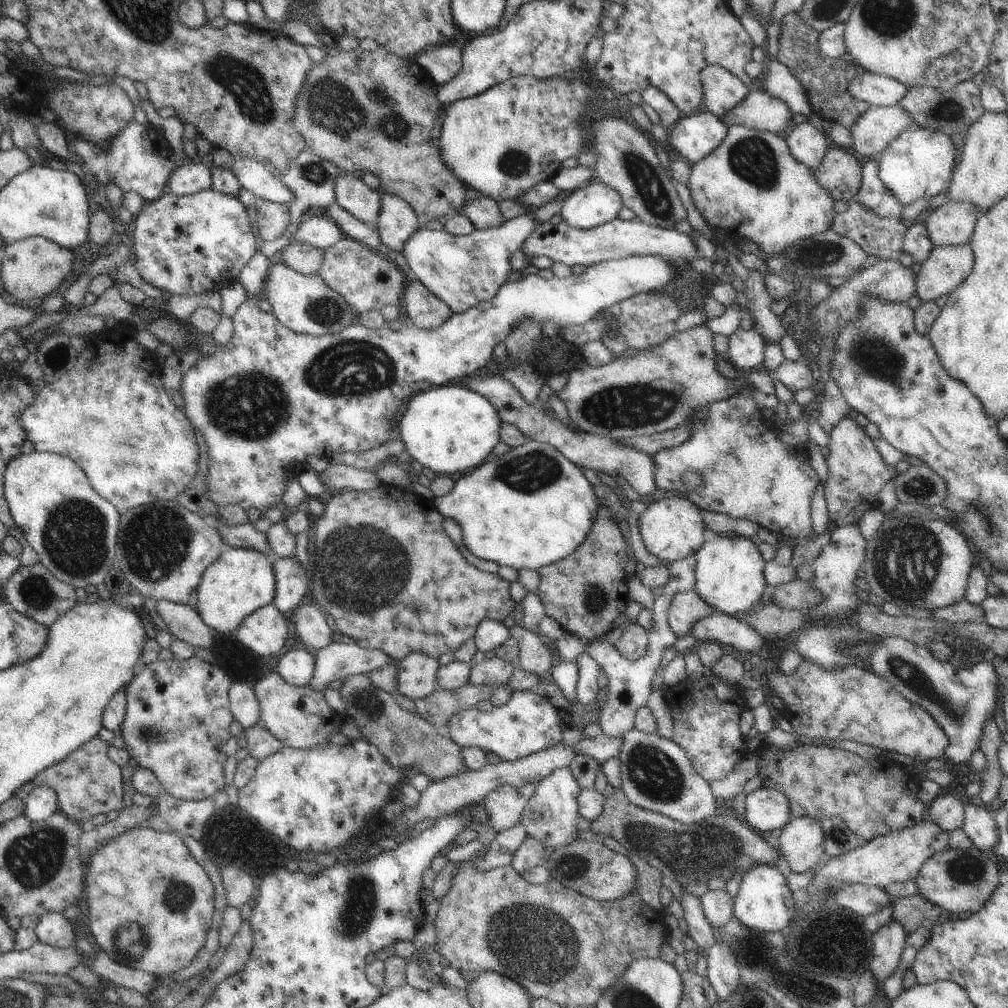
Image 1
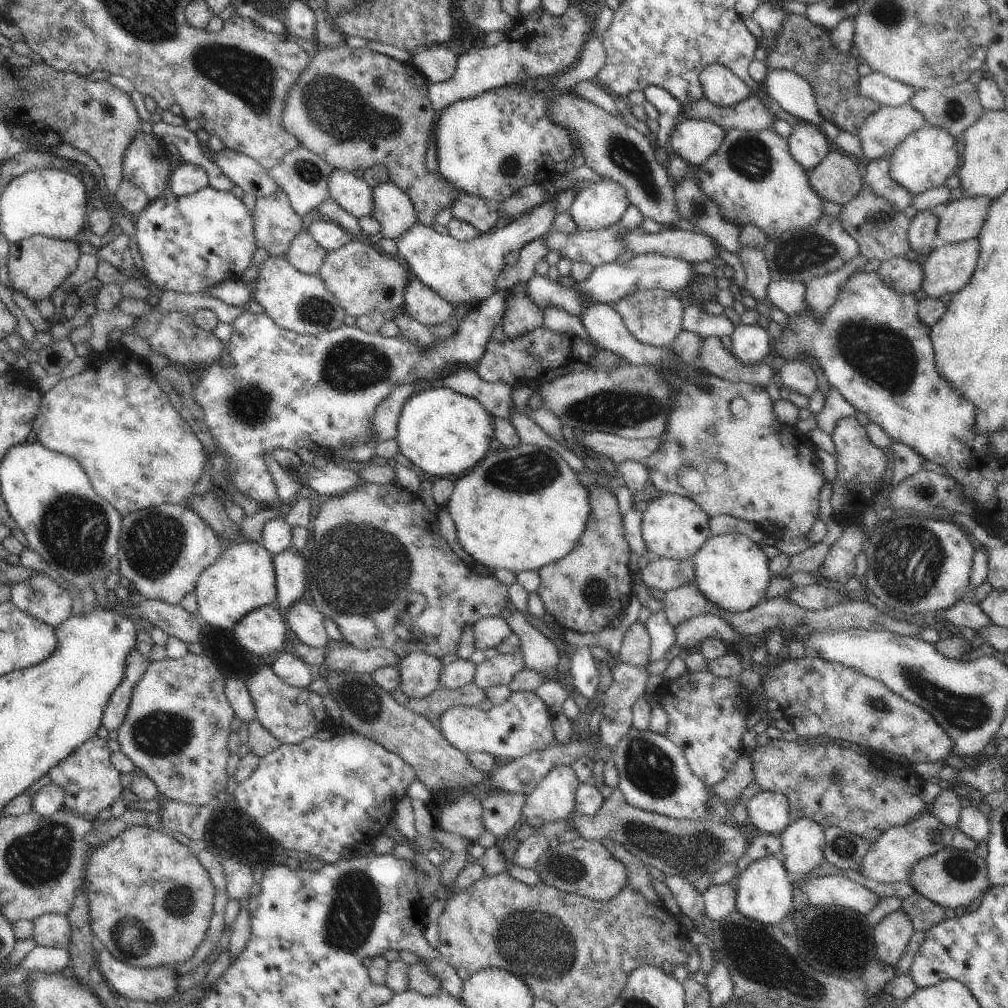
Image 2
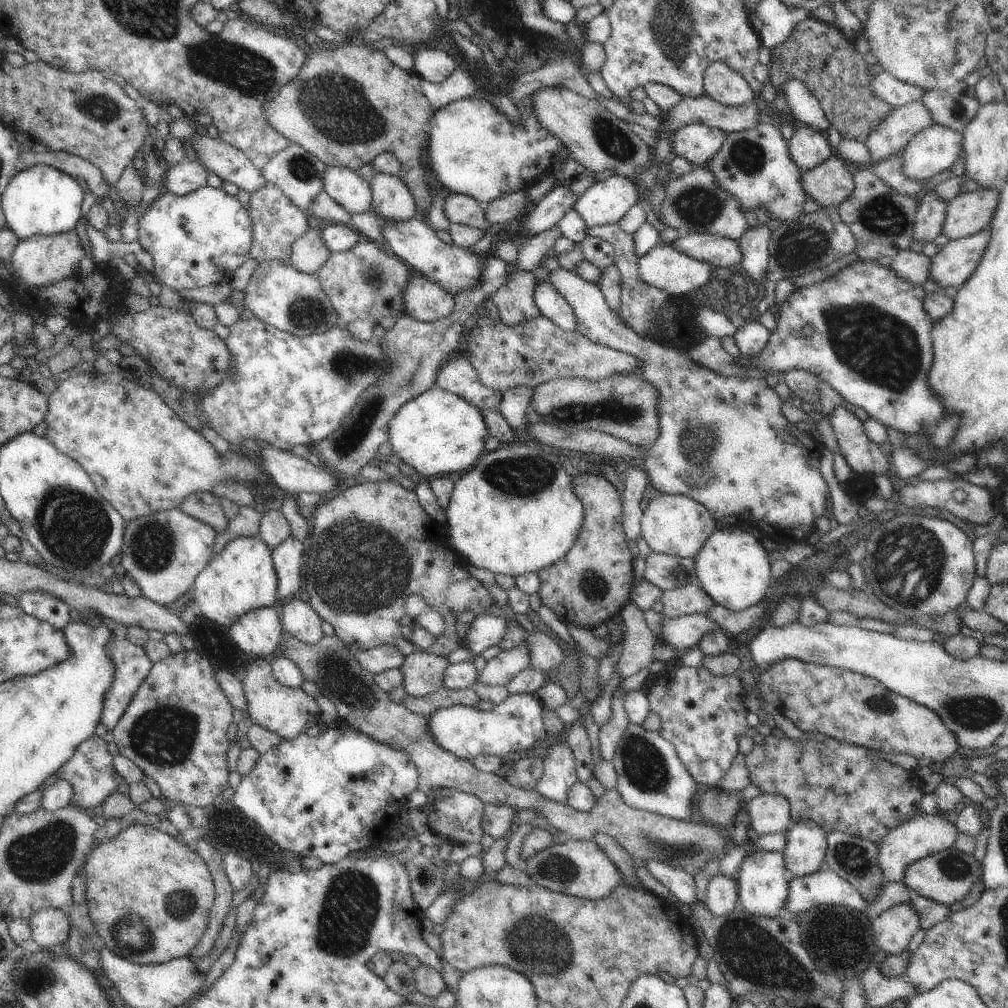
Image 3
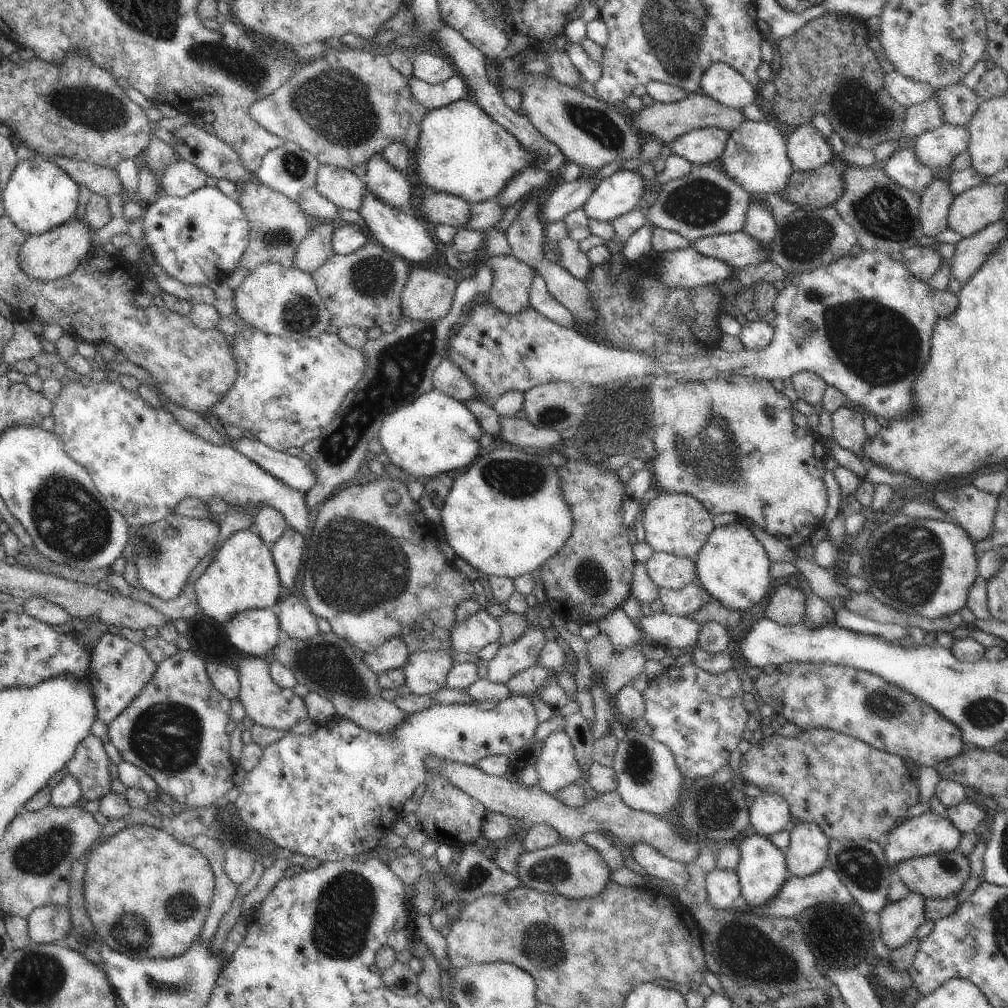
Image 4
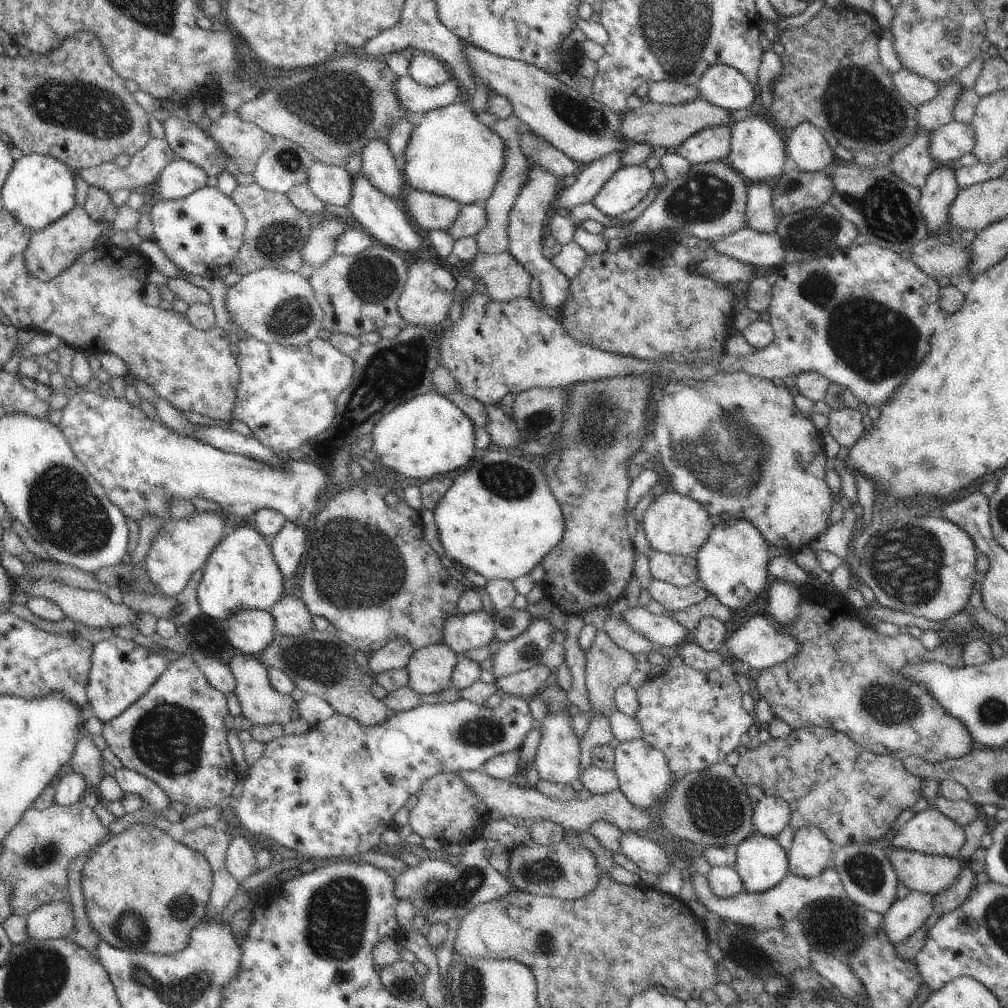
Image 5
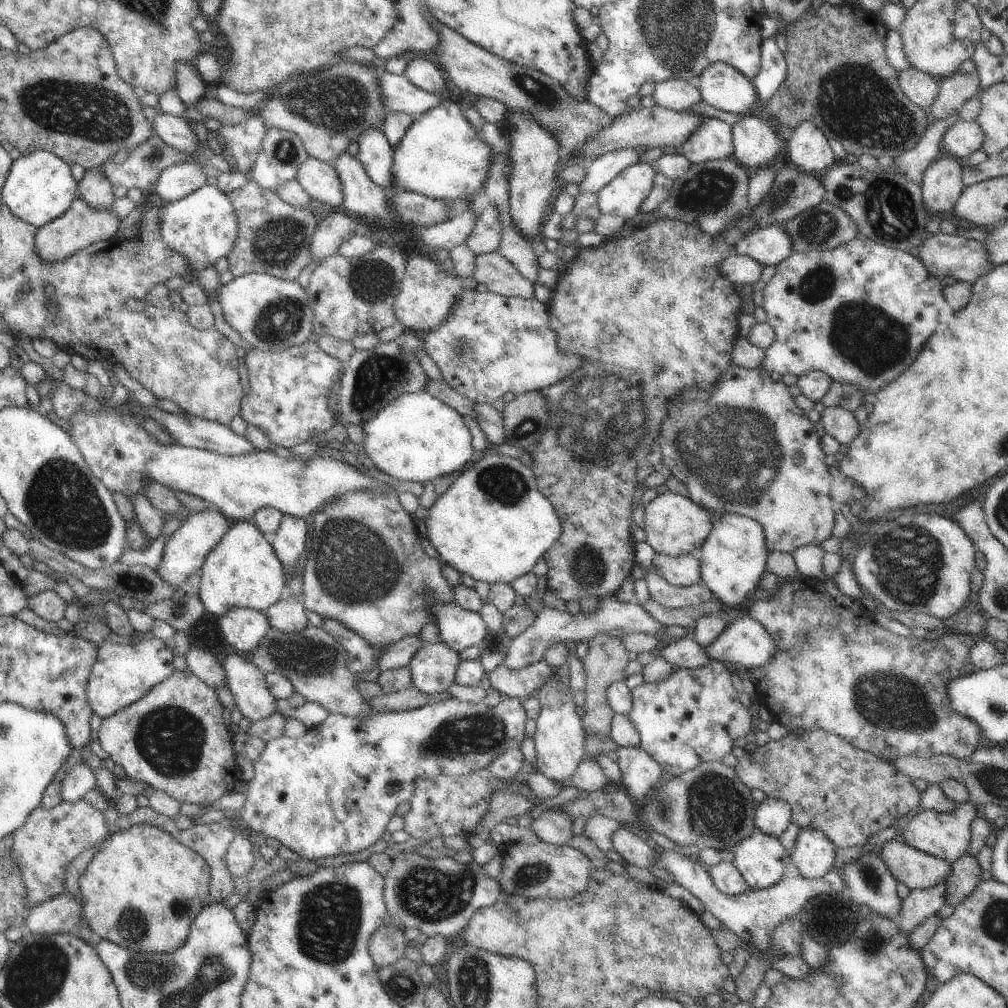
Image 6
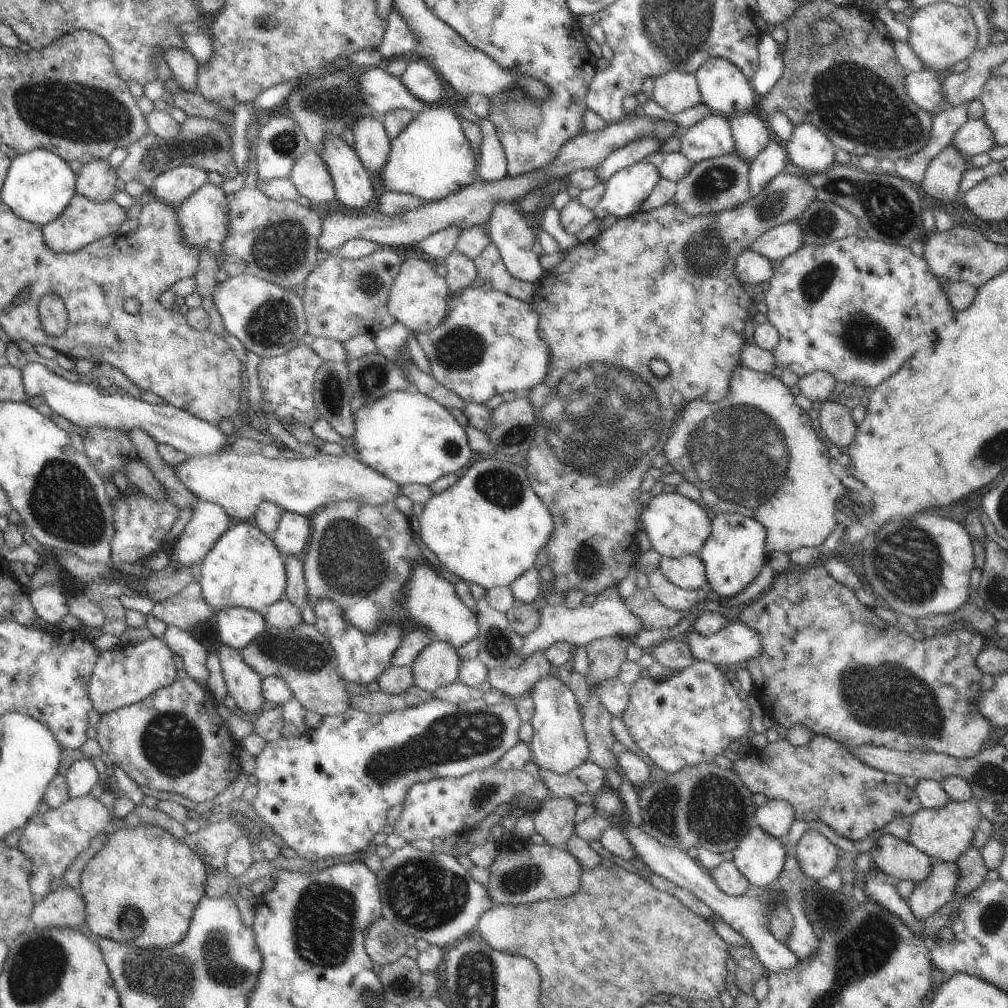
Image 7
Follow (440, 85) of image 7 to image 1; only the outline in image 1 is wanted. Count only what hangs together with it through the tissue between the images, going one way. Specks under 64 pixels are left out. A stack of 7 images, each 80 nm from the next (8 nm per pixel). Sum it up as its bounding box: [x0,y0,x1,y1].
[415,43,463,86]

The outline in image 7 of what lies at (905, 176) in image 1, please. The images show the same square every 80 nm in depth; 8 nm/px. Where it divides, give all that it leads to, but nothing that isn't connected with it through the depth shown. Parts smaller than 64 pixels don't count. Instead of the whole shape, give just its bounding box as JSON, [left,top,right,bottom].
[952,119,996,157]

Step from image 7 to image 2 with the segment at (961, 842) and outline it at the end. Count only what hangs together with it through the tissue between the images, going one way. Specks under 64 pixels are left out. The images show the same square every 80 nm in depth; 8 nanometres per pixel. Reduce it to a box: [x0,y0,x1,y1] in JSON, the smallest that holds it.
[860,814,955,882]

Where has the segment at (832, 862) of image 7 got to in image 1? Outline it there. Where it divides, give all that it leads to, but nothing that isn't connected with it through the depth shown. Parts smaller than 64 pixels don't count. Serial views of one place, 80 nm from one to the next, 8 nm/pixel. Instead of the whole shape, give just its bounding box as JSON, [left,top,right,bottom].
[779,817,825,872]

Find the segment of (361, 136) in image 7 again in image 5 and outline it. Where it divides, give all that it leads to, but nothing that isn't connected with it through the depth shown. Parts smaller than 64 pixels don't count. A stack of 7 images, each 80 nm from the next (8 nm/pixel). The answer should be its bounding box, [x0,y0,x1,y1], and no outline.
[361,140,408,203]

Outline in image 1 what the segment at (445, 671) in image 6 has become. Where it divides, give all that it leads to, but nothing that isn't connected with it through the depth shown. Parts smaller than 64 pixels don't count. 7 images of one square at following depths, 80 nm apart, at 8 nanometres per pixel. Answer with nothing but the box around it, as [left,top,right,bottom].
[396,651,441,701]

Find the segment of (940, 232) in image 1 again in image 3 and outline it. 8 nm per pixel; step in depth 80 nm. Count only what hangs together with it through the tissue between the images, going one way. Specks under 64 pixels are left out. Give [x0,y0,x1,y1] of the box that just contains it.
[942,187,1000,241]

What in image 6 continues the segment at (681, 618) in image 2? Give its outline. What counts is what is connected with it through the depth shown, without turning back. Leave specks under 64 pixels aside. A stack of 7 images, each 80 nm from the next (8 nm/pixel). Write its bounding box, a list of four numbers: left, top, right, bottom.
[645,570,714,609]

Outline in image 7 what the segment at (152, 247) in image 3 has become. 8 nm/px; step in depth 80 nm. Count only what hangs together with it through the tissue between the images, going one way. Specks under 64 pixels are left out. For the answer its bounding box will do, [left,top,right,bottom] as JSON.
[175,181,229,253]

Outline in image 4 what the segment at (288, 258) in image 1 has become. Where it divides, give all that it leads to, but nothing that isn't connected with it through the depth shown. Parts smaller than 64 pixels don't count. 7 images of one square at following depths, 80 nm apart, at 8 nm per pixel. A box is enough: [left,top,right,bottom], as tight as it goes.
[293,222,337,274]

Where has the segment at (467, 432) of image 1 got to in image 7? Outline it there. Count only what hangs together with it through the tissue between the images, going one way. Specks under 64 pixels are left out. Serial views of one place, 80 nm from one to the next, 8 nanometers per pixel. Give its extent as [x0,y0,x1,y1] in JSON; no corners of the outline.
[348,389,473,488]

